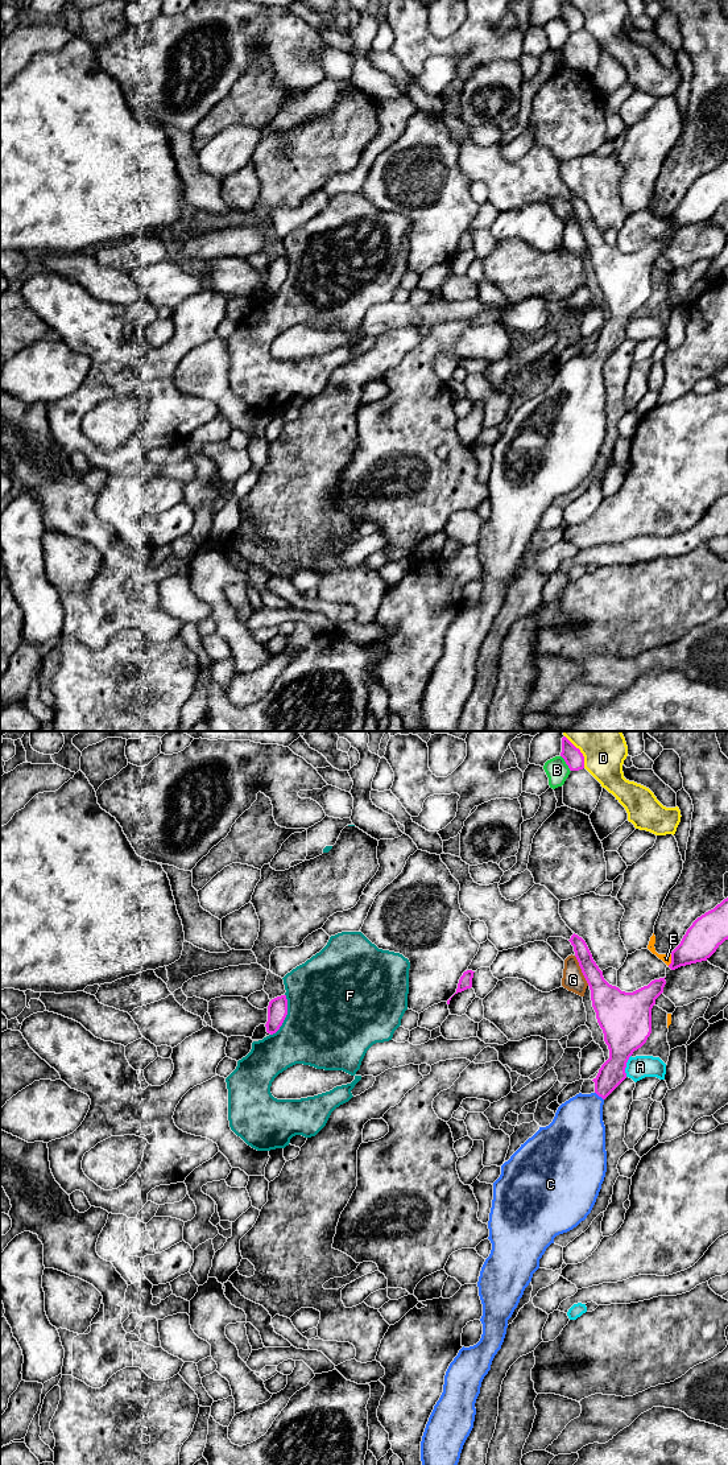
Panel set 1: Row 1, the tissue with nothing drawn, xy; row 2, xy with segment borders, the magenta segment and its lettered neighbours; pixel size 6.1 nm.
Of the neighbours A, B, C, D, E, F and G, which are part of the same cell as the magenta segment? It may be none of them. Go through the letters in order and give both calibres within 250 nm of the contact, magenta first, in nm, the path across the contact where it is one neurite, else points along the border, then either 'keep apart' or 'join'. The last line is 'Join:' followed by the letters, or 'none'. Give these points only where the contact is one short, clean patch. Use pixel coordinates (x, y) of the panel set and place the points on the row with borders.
A: calibres 300 and 140 nm; keep apart
B: calibres 120 and 140 nm; keep apart
C: calibres 160 and 320 nm; way xy (612, 1073), (599, 1096), (580, 1117), (578, 1130); join
D: calibres 120 and 300 nm; keep apart
E: calibres 220 and 60 nm; keep apart
F: calibres 130 and 500 nm; keep apart
G: calibres 200 and 130 nm; keep apart
Join: C

